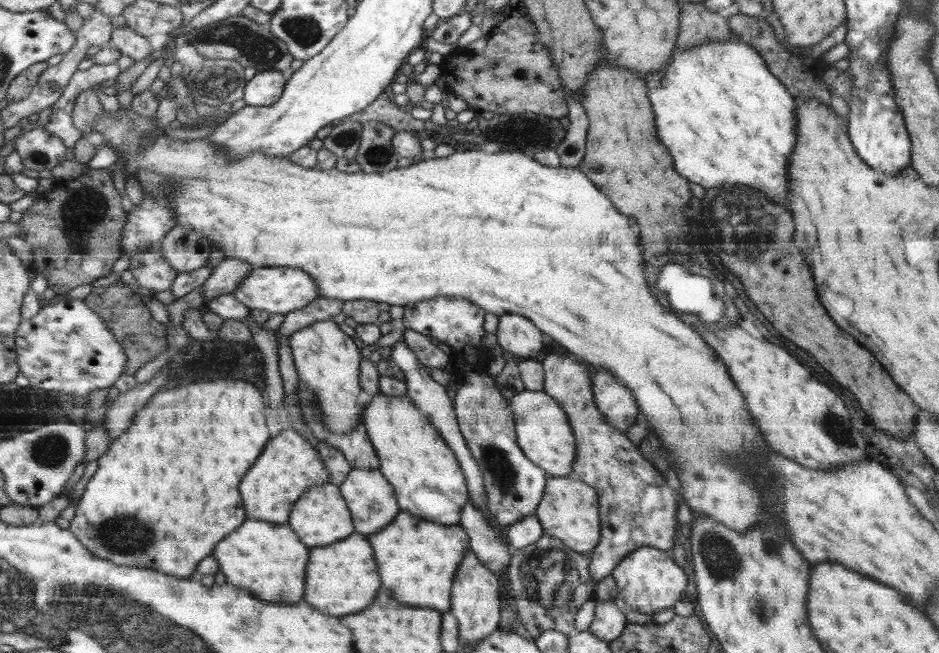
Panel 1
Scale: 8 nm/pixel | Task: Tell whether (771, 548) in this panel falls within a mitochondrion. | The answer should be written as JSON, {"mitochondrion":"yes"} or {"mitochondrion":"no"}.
{"mitochondrion":"yes"}

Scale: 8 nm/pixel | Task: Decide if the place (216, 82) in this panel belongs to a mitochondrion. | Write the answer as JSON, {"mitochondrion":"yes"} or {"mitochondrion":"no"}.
{"mitochondrion":"yes"}

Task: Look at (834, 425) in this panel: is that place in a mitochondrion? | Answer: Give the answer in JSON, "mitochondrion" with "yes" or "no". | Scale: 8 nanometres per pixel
{"mitochondrion":"yes"}

